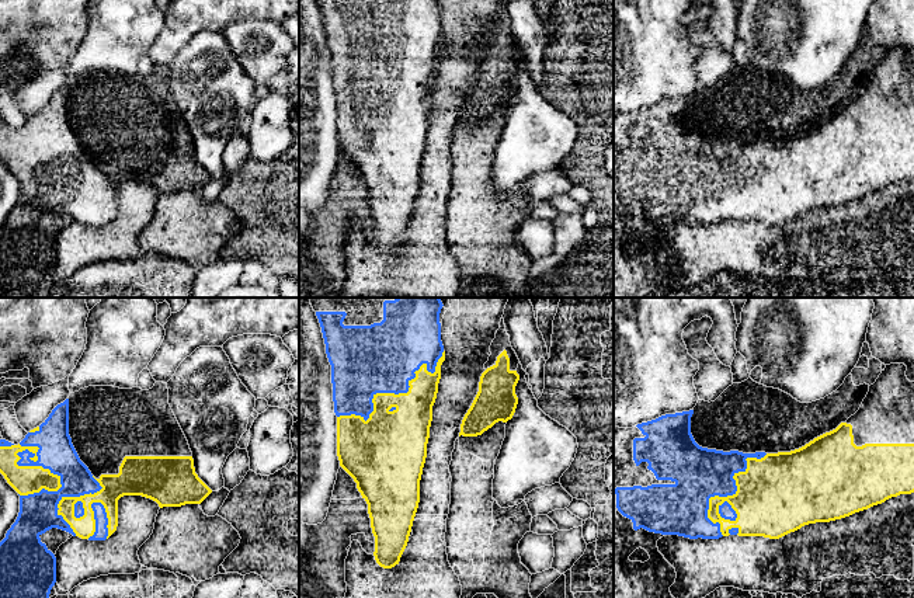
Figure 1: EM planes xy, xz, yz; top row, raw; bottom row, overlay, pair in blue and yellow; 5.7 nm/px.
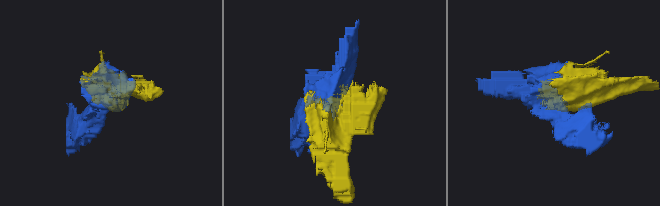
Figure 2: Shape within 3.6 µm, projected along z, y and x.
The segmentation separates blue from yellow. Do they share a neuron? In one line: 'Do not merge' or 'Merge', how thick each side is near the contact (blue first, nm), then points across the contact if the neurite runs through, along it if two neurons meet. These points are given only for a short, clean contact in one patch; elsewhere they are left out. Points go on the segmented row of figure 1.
Merge. Thickness 200 nm (blue) against 160 nm

